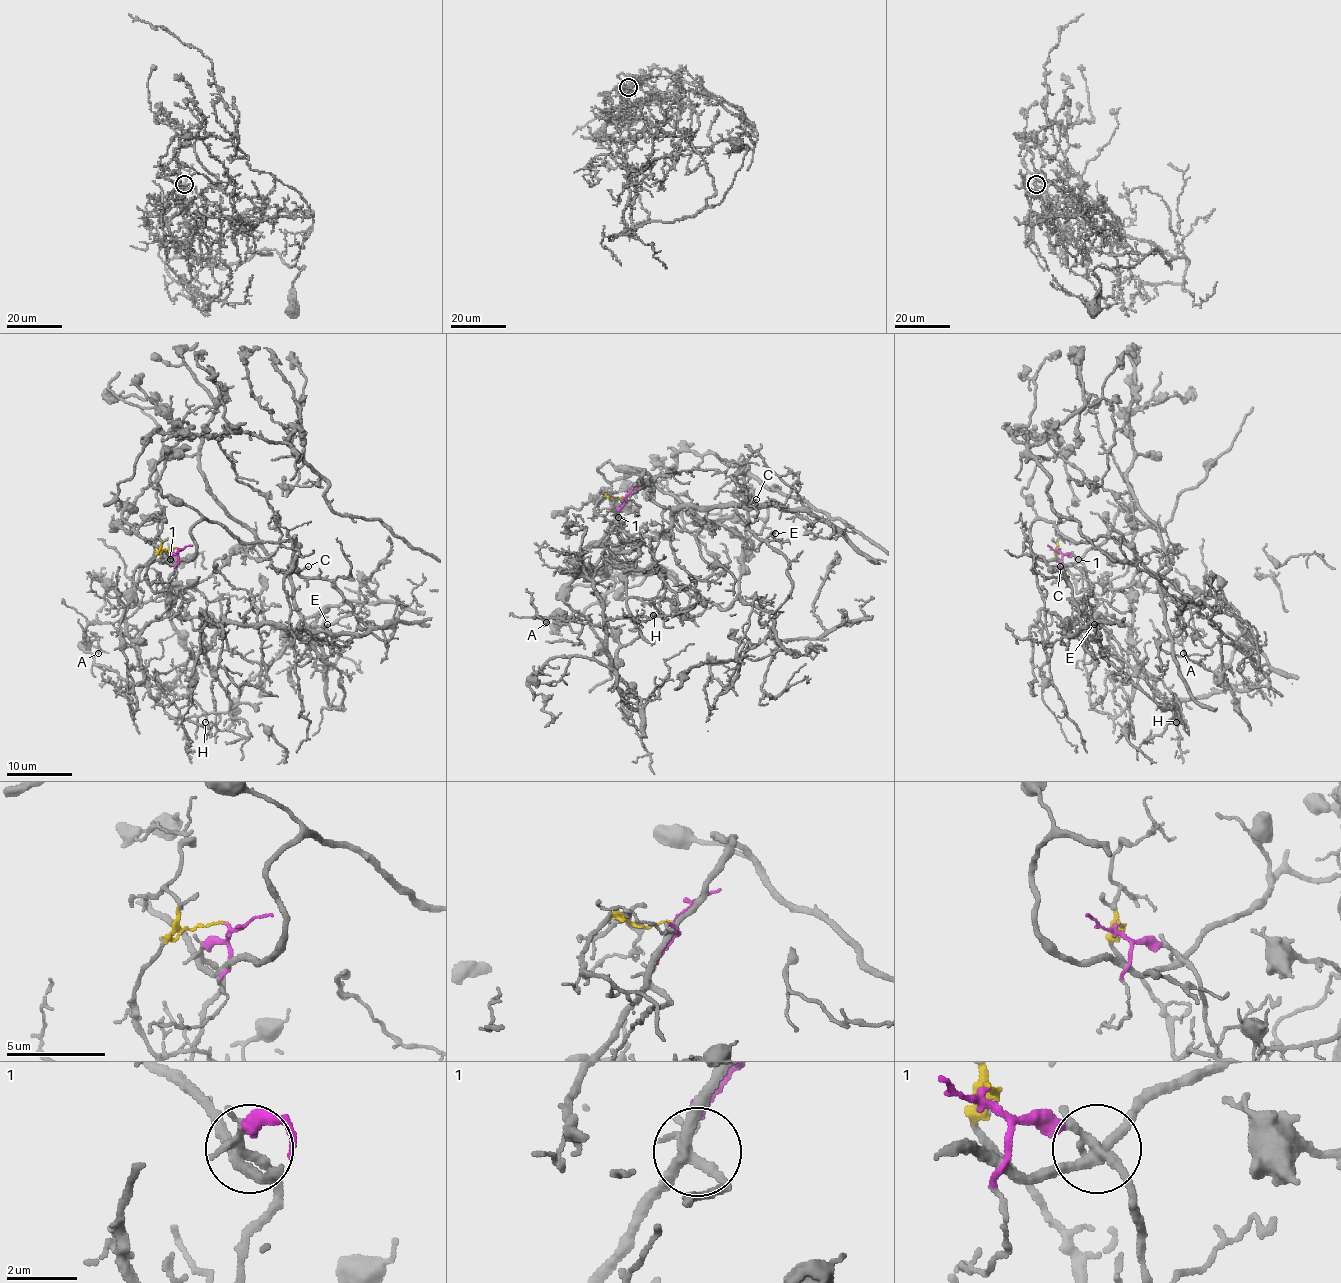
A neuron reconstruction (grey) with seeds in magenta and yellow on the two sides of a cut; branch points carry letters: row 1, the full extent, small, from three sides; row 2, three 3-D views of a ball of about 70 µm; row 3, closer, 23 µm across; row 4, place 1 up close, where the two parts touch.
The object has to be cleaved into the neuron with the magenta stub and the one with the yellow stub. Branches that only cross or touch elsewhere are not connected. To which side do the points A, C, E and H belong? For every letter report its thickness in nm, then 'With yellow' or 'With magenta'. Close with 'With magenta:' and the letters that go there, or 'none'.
A: Thickness 130 nm. With yellow
C: Thickness 100 nm. With magenta
E: Thickness 100 nm. With magenta
H: Thickness 140 nm. With yellow
With magenta: C, E

